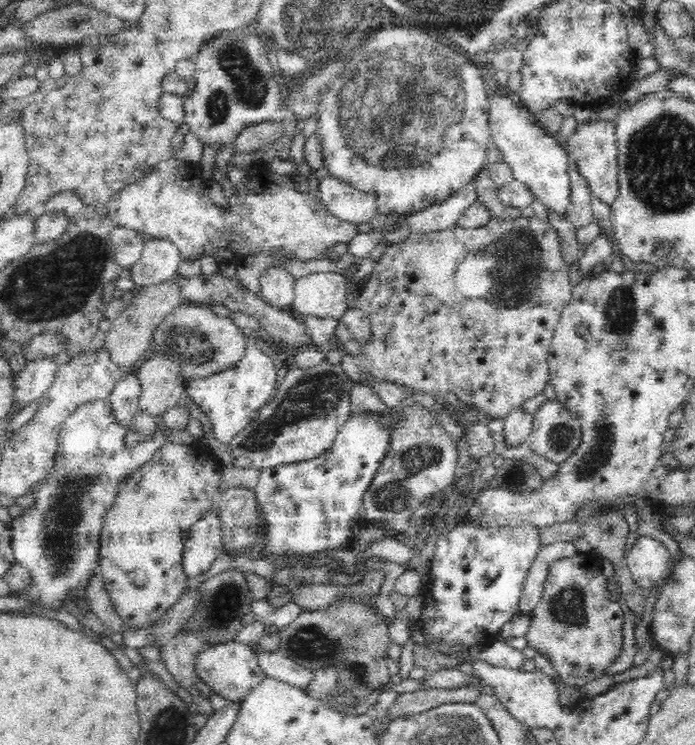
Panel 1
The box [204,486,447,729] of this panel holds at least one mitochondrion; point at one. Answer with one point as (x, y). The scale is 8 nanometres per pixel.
(311, 643)

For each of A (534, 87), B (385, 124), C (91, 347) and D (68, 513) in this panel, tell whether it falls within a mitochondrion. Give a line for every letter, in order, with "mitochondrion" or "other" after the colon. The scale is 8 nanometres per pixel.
A: other
B: mitochondrion
C: other
D: mitochondrion

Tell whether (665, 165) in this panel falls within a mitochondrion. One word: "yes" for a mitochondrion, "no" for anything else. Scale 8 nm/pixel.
yes

